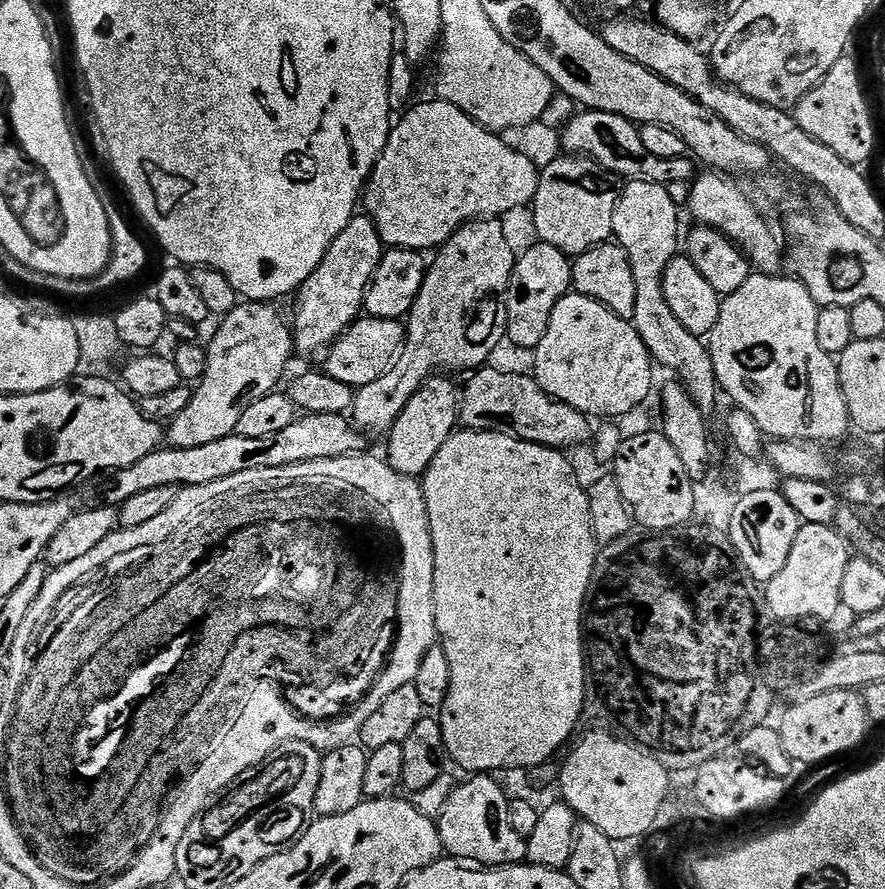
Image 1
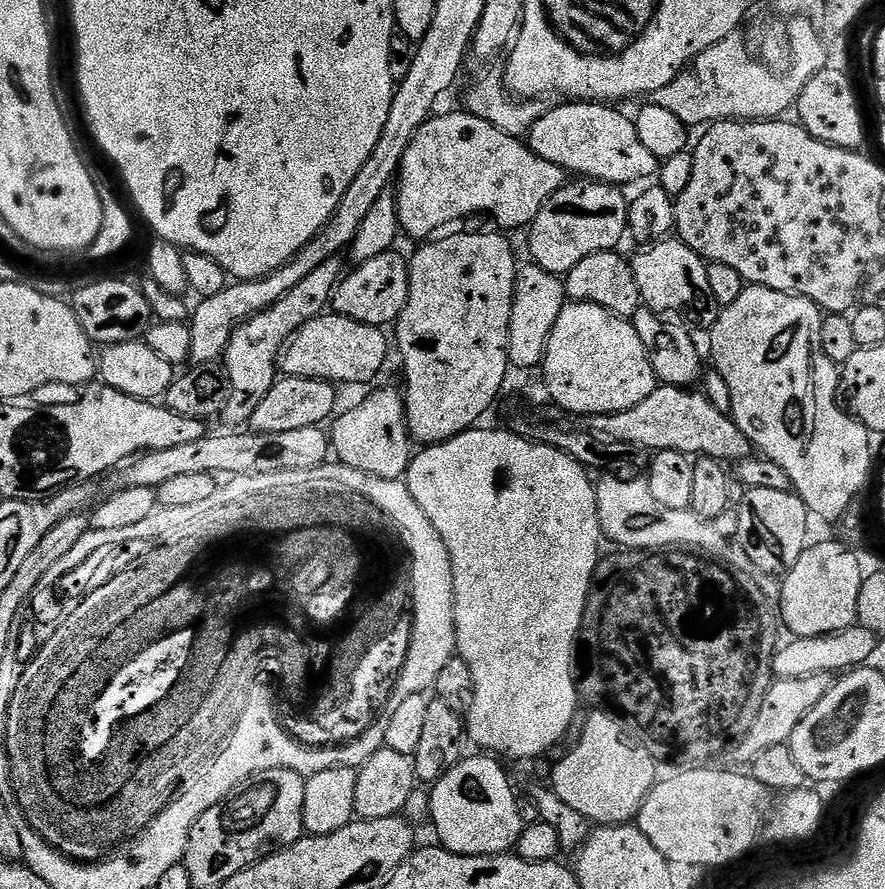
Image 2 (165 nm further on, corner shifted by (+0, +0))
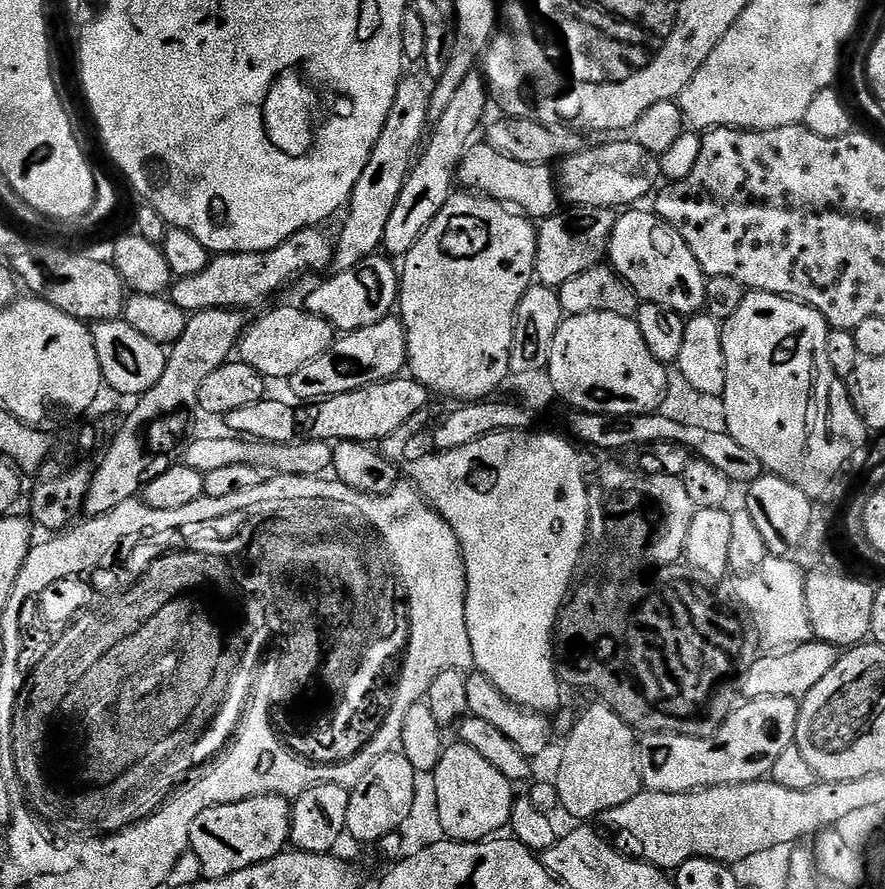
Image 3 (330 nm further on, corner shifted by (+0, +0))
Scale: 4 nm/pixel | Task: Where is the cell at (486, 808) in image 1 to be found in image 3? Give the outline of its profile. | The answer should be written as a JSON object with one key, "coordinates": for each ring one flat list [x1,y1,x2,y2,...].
{"coordinates":[[449,743,433,776,438,794,439,821,447,839,479,842,495,837,499,828,509,827,514,803,513,781,498,774,482,754,462,743]]}

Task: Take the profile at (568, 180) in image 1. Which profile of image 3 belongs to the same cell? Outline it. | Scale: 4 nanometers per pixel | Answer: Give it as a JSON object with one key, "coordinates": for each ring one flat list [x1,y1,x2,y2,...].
{"coordinates":[[574,208,561,210,541,219,536,234,535,279,545,288,560,289,582,270,590,270,608,254,608,240,616,225,617,213,610,208]]}

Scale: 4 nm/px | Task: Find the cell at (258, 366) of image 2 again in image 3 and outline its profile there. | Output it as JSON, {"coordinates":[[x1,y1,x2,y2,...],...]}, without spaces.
{"coordinates":[[405,78,400,81,398,94,394,94,394,106,390,106,390,114,386,118,386,126,382,126,382,134,378,134,378,142,374,142,370,162,366,162,366,170,362,170,362,178,358,178,352,191,352,199,346,205,348,217,340,228,340,240,338,236,338,243,332,254,332,272,350,270,358,266,358,262,381,251,386,222,390,222,390,214,394,214,394,202,398,202,398,194,402,194,402,186,409,170,412,169,430,124,429,95,426,84,424,88,420,80]]}

